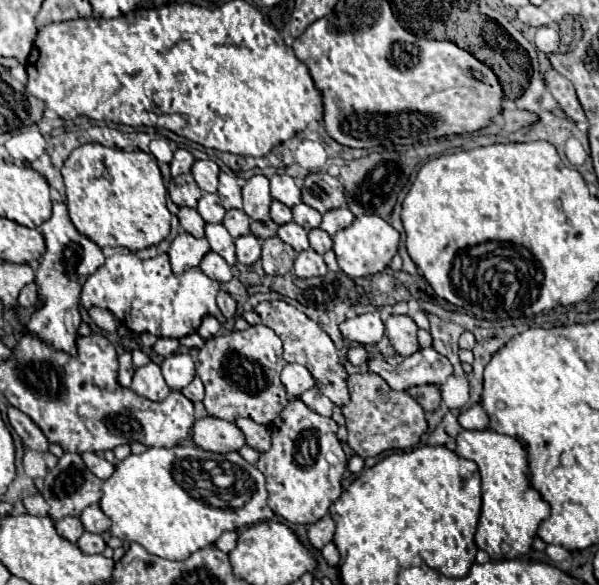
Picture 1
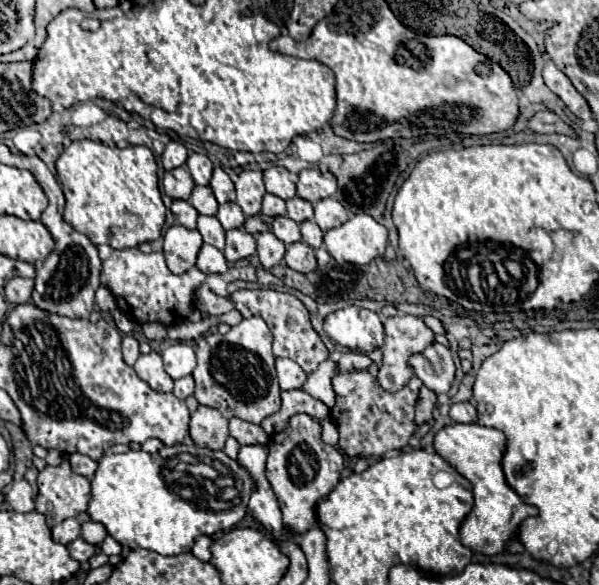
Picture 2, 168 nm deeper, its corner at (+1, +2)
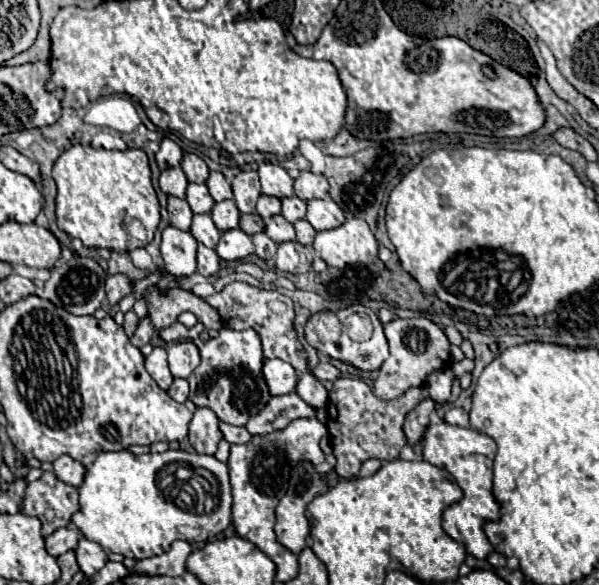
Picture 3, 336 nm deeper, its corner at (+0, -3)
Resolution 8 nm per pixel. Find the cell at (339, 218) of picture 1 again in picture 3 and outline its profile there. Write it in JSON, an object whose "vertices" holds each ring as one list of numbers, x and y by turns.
{"vertices":[[332,198,310,200,306,220,316,230,330,230,330,228,338,228,344,222,344,212]]}

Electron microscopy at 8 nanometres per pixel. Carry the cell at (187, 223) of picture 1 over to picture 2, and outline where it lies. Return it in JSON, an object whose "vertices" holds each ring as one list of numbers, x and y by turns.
{"vertices":[[173,201,171,211,173,211,175,219,177,219,183,227,187,227,187,229,195,229,195,227,197,227,197,217,199,217,199,213,197,213,195,207,189,205,187,201]]}

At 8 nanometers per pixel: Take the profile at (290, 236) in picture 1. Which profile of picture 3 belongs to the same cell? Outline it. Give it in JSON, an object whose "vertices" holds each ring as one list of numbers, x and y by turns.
{"vertices":[[272,216,272,218,266,218,266,230,264,230,276,244,280,242,288,242,288,240,294,240,296,234,294,234,294,226,284,218,284,216]]}

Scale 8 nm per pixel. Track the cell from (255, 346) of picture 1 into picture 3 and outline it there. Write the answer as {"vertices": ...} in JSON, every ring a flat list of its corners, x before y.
{"vertices":[[222,328,216,338,210,338,200,348,202,362,188,378,190,400,196,406,210,408,222,422,234,426,246,426,248,418,258,414,270,400,268,386,262,378,262,346,260,336,254,330,230,330]]}

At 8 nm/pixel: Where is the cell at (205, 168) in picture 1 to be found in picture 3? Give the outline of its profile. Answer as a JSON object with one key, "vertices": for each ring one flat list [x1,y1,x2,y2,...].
{"vertices":[[184,154,180,166,182,166,188,182,204,184,204,182,208,180,208,172,210,172,210,170,208,170,206,162,204,162,200,156,196,156,196,154]]}

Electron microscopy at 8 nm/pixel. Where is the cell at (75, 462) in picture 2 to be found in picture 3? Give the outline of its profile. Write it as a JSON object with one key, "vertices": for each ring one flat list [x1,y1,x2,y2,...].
{"vertices":[[60,456,52,462,52,472,58,476,58,480,70,484,70,486,80,486,82,480,84,480,84,466,76,460,72,460,70,456]]}

